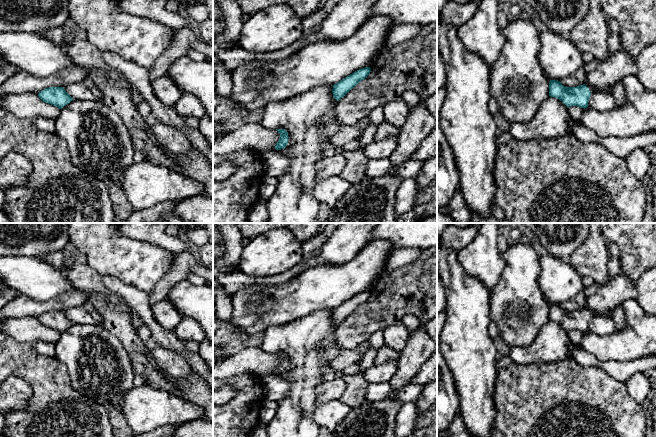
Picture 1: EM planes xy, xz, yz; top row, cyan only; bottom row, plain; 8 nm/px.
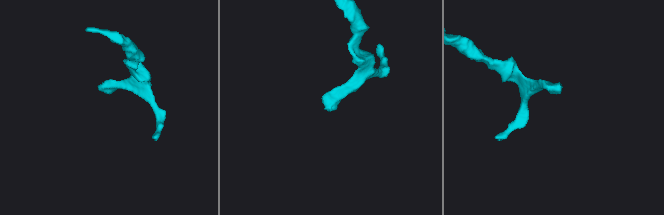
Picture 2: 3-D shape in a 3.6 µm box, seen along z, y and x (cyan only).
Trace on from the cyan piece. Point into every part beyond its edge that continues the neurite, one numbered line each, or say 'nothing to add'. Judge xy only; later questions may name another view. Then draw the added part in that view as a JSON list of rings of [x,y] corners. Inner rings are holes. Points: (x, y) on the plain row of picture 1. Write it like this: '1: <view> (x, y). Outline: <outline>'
nothing to add

